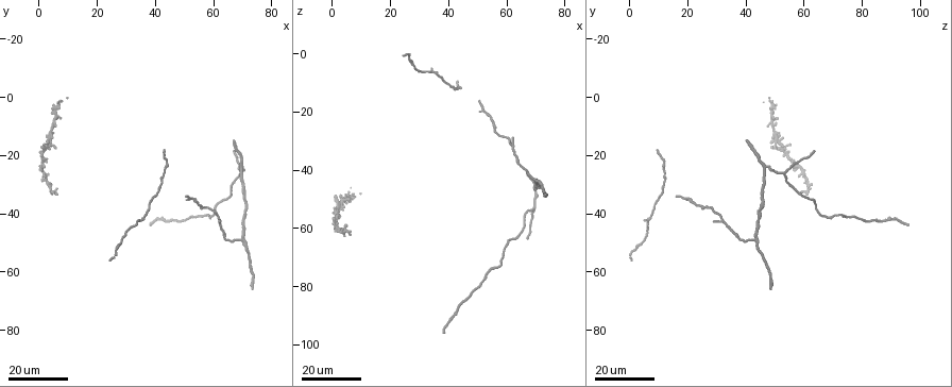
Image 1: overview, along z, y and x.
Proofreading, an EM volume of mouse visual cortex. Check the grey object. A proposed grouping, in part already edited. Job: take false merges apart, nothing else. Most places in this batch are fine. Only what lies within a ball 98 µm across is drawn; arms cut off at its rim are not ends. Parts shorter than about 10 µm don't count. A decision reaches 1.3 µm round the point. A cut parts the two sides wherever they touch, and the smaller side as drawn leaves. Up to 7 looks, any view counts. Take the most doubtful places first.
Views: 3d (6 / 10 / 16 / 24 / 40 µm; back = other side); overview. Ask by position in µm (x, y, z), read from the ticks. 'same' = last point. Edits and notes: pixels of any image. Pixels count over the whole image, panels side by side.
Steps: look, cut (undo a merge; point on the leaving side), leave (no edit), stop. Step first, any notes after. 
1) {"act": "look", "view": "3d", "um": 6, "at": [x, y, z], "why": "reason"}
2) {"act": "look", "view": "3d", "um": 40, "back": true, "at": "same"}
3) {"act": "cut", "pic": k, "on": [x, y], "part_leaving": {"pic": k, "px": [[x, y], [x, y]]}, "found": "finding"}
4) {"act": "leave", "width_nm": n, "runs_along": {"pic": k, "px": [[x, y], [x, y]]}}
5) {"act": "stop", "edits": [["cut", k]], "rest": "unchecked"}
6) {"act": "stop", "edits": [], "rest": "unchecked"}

{"act": "look", "view": "3d", "um": 16, "at": [70, 27, 54]}

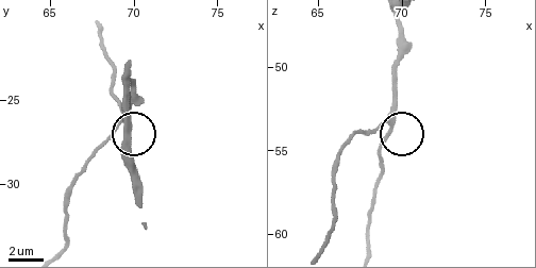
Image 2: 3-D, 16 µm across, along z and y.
{"act": "look", "view": "3d", "um": 10, "at": [69.2, 26.4, 53.2]}

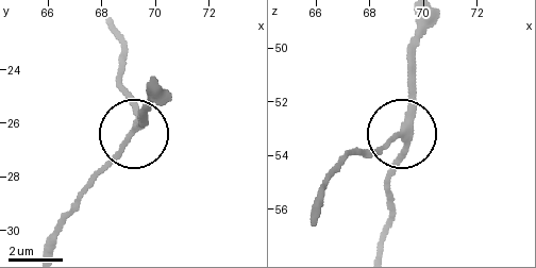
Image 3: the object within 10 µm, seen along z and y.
{"act": "leave", "width_nm": 220, "found": "one neuron here"}

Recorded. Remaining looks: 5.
{"act": "look", "view": "3d", "um": 24, "at": [69, 49, 43]}

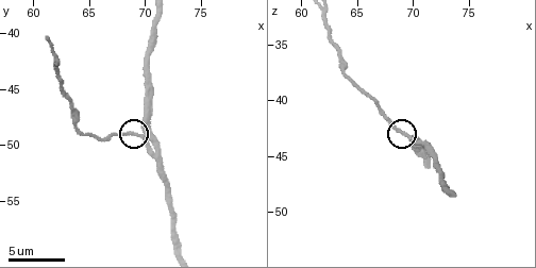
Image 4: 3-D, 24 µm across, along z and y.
{"act": "look", "view": "3d", "um": 10, "at": [69.8, 49.0, 43.4]}

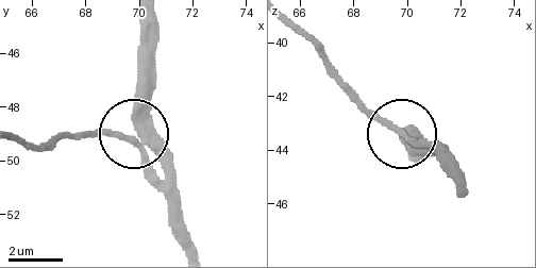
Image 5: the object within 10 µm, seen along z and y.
{"act": "leave", "runs_along": {"pic": 5, "px": [[150, 17], [136, 128], [174, 180]]}, "found": "one neuron here"}

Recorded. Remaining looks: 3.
{"act": "look", "view": "3d", "um": 16, "at": [34, 43, 6], "why": "three-way junction"}

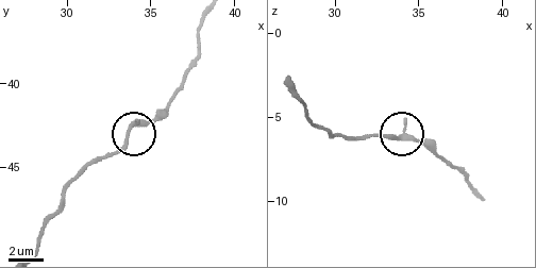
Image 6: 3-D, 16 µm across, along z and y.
{"act": "look", "view": "3d", "um": 10, "at": [33.8, 42.8, 6.2], "why": "closer look"}

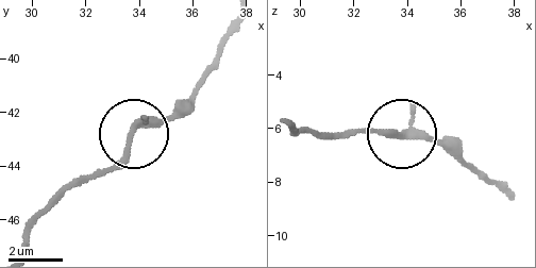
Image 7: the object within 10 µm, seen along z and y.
{"act": "leave", "found": "one neuron here"}

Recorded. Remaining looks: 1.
{"act": "stop", "edits": [], "rest": "unchecked"}

